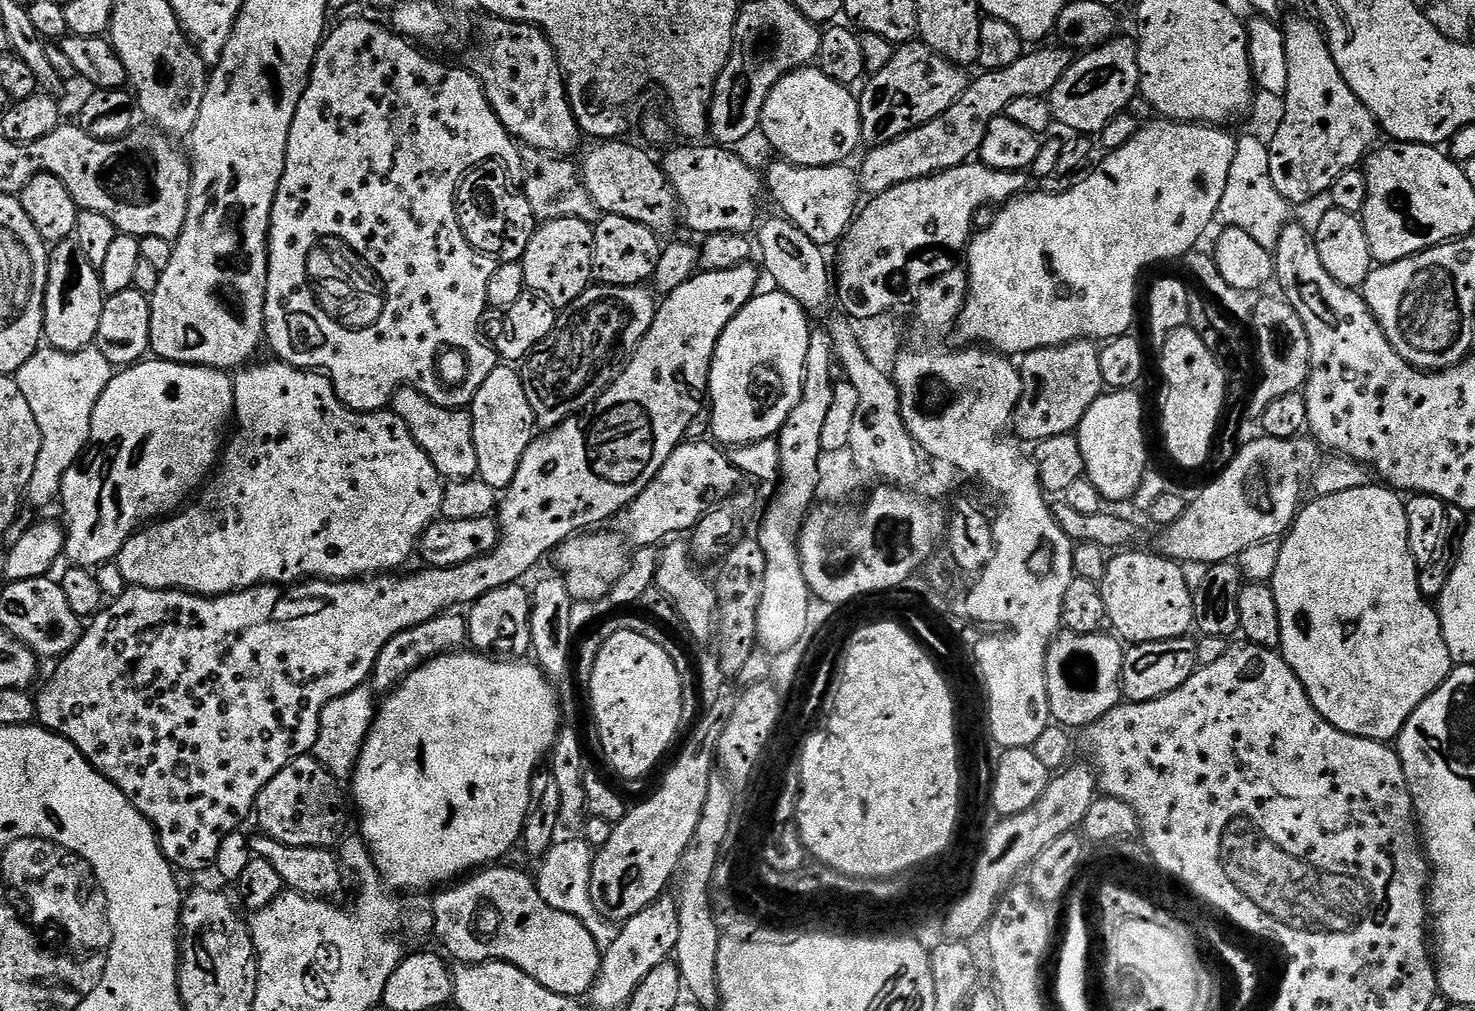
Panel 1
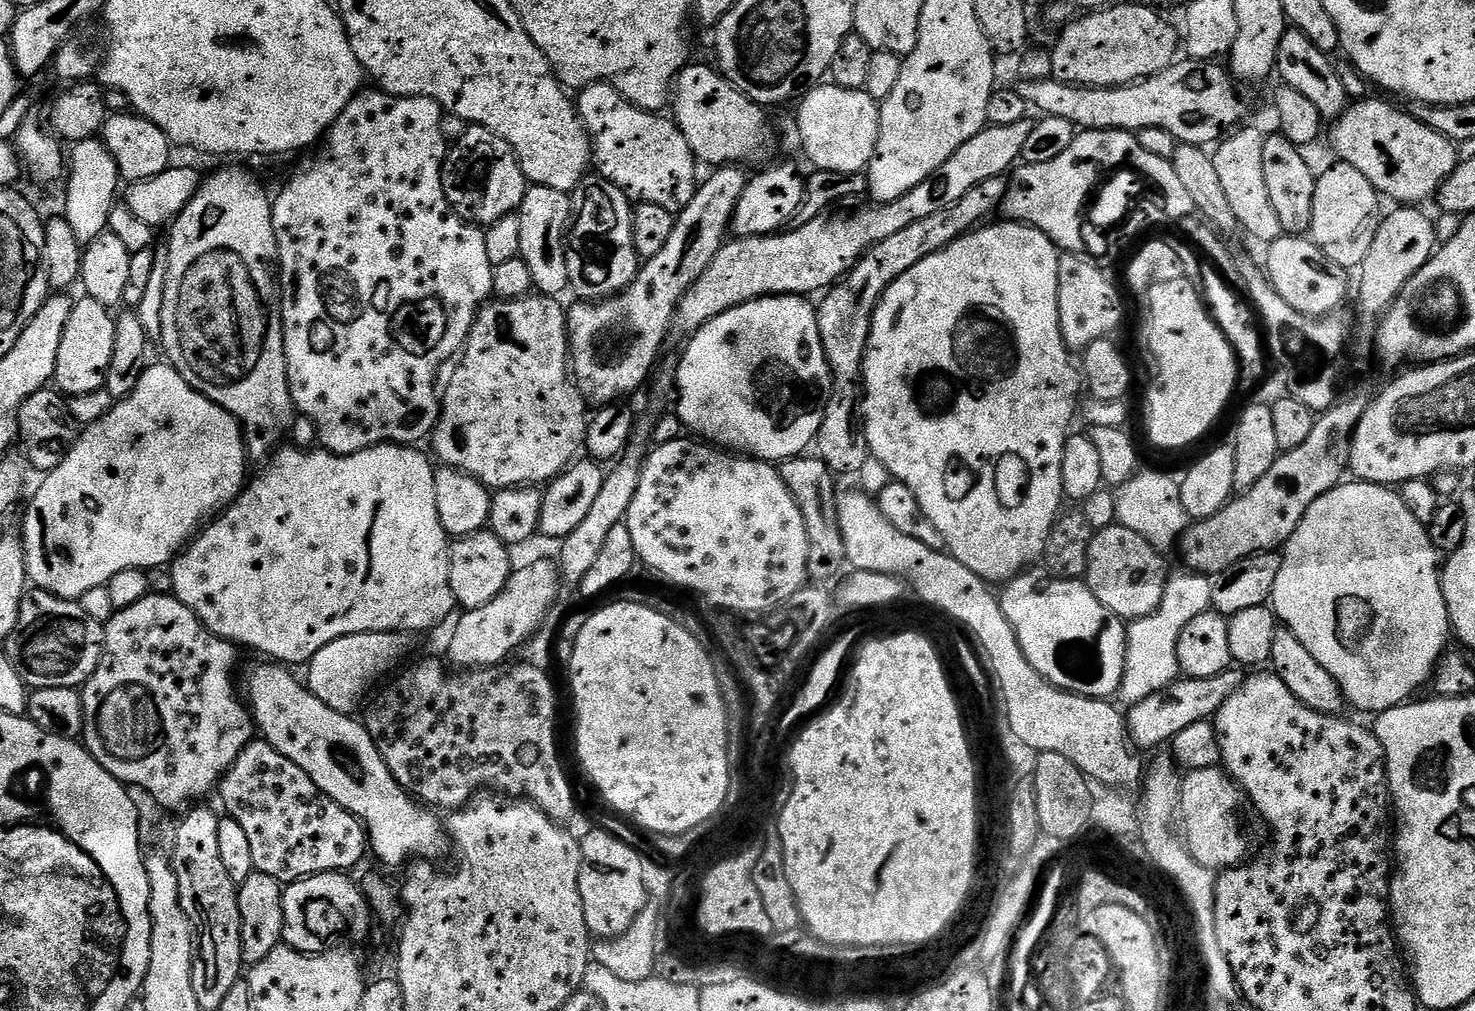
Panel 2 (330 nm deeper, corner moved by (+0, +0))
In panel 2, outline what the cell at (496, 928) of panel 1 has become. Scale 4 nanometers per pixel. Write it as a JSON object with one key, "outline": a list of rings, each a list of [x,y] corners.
{"outline":[[[276,662],[260,663],[264,664],[254,665],[245,674],[243,692],[259,735],[278,754],[301,768],[319,792],[326,793],[335,804],[359,819],[366,829],[371,855],[373,852],[384,864],[401,866],[413,858],[436,862],[439,856],[447,852],[449,855],[450,841],[445,827],[392,777],[363,723],[347,712],[330,710],[326,702],[296,681],[287,667]]]}

